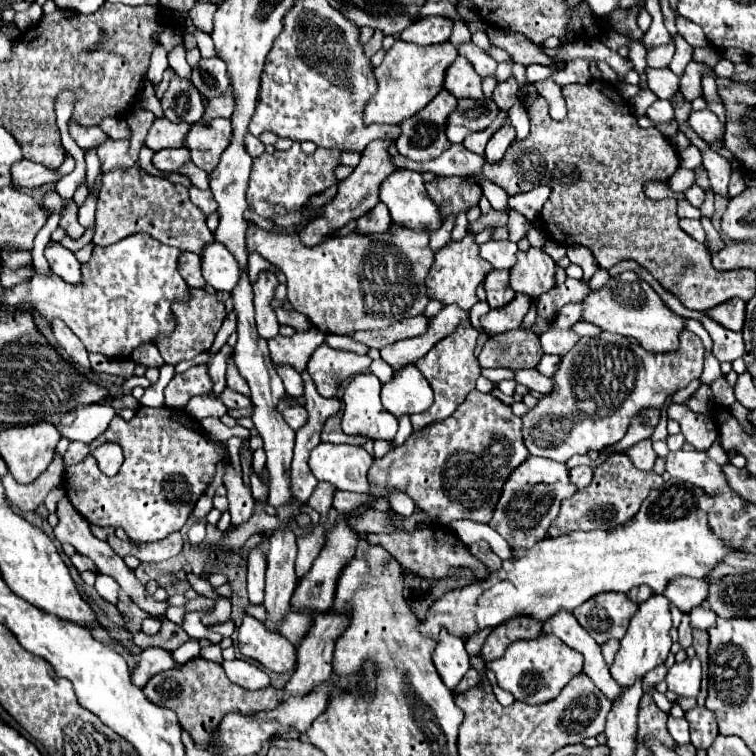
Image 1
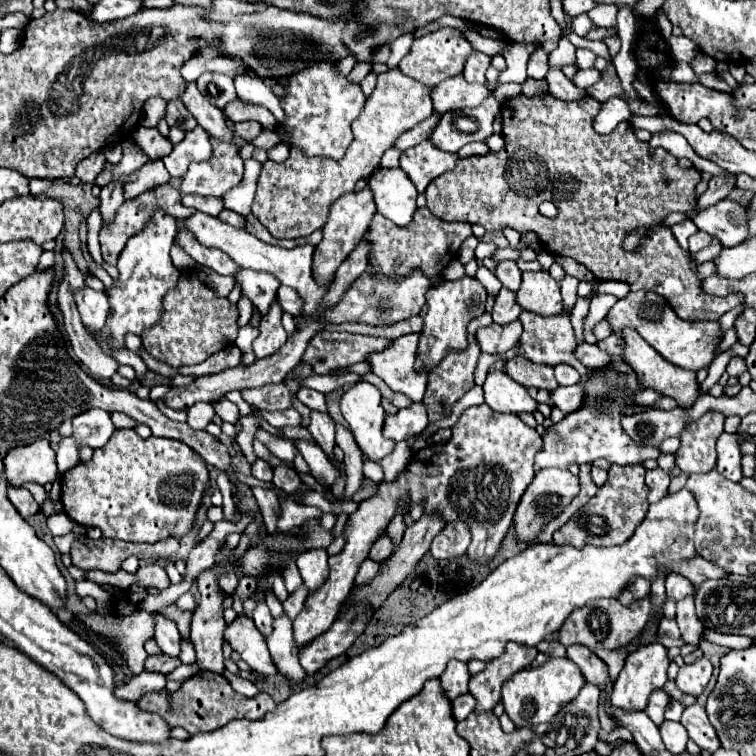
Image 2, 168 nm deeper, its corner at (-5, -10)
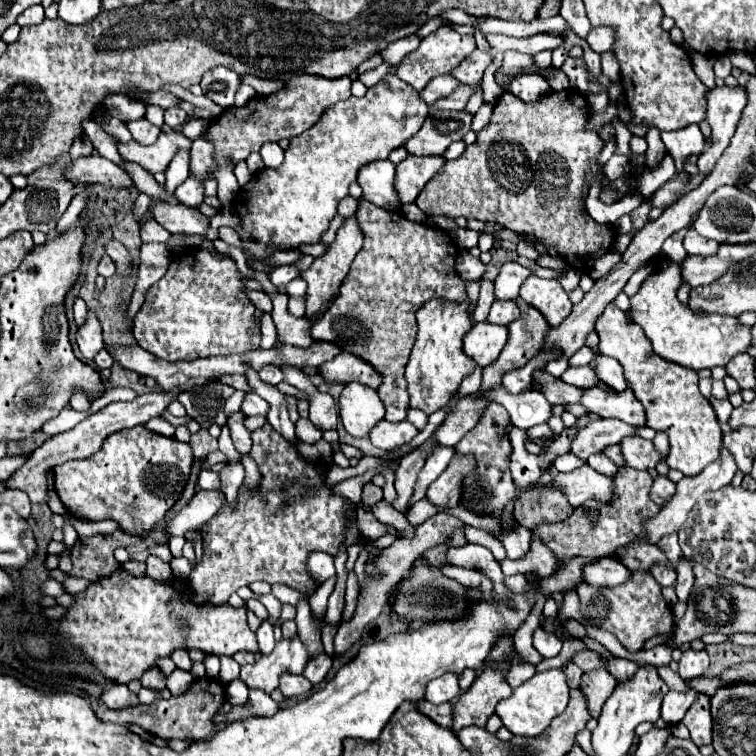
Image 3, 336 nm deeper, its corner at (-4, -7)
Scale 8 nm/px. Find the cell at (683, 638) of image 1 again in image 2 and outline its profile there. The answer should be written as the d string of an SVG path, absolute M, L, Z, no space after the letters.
M690 595L688 599L682 599L678 603L678 609L676 609L676 621L678 621L678 627L682 631L682 639L686 643L692 643L692 645L698 645L700 643L700 633L702 633L702 623L700 619L696 617L694 613L694 597Z

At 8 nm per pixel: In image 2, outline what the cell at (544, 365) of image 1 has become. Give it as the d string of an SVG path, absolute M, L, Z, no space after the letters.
M556 365L554 373L556 373L556 381L560 385L576 385L580 381L580 373L570 365Z

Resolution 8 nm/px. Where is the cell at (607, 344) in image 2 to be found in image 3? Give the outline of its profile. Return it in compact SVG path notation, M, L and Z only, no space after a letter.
M583 346L569 360L569 367L588 365L594 358L592 349Z

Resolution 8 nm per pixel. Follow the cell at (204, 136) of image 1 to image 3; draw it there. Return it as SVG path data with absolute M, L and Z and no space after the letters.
M167 130L167 134L161 132L159 140L151 146L129 142L129 144L117 144L117 148L125 160L133 160L141 164L145 170L149 170L151 174L155 174L155 172L165 172L173 156L179 150L191 150L191 144L193 140L185 138L181 132Z

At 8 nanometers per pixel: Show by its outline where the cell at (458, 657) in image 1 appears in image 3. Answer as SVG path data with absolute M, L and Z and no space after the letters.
M447 672L441 678L431 680L431 684L427 684L425 700L429 700L431 704L443 704L443 702L453 702L459 694L461 694L459 676L455 672Z

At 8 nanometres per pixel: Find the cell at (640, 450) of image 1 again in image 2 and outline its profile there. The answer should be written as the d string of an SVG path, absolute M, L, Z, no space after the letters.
M652 469L652 471L646 471L646 485L650 489L648 493L648 501L650 503L656 503L660 501L662 497L668 495L668 485L670 485L670 475L662 469Z

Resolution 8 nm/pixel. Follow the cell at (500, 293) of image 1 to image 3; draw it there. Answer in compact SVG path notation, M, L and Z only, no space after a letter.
M495 300L491 306L487 322L507 326L515 318L519 318L519 306L515 300Z

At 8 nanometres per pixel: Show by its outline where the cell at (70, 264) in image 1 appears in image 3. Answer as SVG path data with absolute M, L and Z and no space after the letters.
M87 310L87 318L77 330L77 344L79 344L81 354L87 360L93 360L93 356L105 346L103 344L101 322L99 322L99 318L97 318L97 314L93 310Z

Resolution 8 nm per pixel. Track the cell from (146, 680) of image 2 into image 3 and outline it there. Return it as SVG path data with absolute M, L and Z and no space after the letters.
M115 684L111 690L101 694L101 702L105 702L113 710L119 710L119 708L127 708L127 706L139 704L139 698L137 698L137 694L133 694L127 688L127 684Z

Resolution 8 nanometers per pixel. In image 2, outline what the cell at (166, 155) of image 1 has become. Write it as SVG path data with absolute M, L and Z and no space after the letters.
M148 161L138 171L118 177L118 181L122 183L122 189L124 189L124 199L136 199L136 195L148 191L150 187L164 185L164 183L168 183L168 179L170 179L170 175L162 161Z

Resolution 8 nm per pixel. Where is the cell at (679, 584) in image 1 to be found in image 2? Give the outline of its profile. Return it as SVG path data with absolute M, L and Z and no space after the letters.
M670 573L666 577L666 595L672 597L674 601L680 601L684 599L686 595L694 595L696 587L682 575L676 575L676 573Z

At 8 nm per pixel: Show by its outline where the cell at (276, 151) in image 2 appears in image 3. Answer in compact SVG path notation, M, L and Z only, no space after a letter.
M275 142L265 144L259 150L259 154L261 154L261 158L263 158L267 168L279 168L279 164L283 162L283 148L279 144L275 144Z

